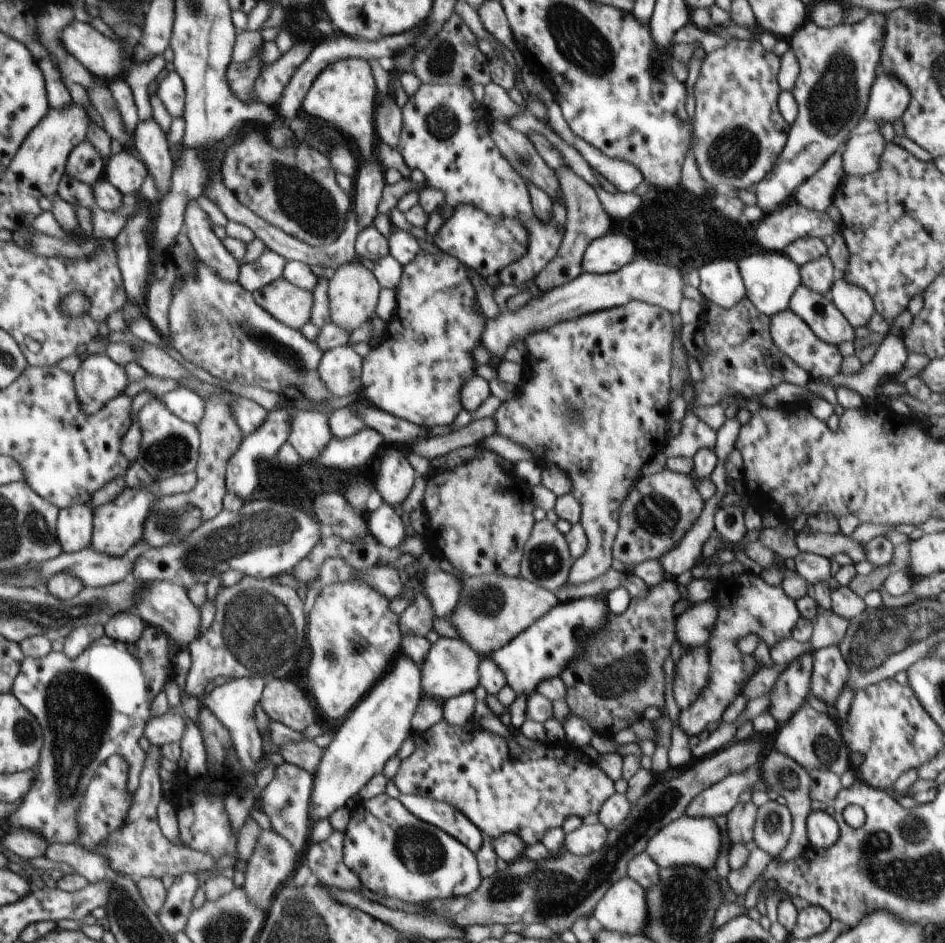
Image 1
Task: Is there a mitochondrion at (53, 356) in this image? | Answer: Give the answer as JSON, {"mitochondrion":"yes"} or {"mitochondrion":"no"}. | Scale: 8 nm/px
{"mitochondrion":"no"}

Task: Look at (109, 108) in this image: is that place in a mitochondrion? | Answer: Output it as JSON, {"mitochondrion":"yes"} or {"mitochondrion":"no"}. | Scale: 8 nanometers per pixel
{"mitochondrion":"yes"}

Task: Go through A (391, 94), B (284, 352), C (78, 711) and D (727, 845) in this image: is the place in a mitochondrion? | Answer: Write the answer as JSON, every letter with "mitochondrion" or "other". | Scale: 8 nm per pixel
{"A":"other","B":"mitochondrion","C":"mitochondrion","D":"other"}

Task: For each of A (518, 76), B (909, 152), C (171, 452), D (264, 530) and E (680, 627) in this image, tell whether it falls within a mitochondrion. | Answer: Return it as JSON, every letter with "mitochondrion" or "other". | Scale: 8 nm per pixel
{"A":"other","B":"other","C":"mitochondrion","D":"mitochondrion","E":"other"}

